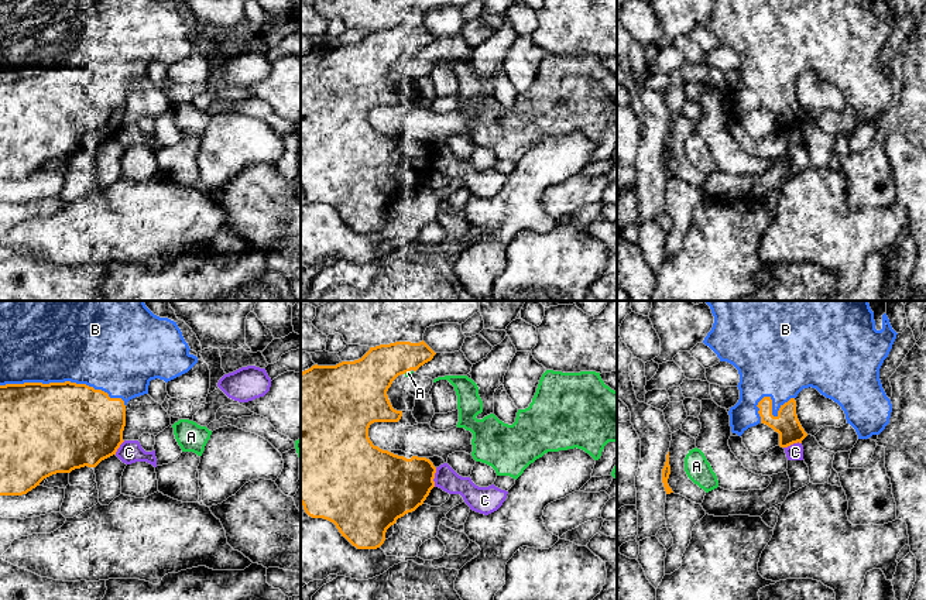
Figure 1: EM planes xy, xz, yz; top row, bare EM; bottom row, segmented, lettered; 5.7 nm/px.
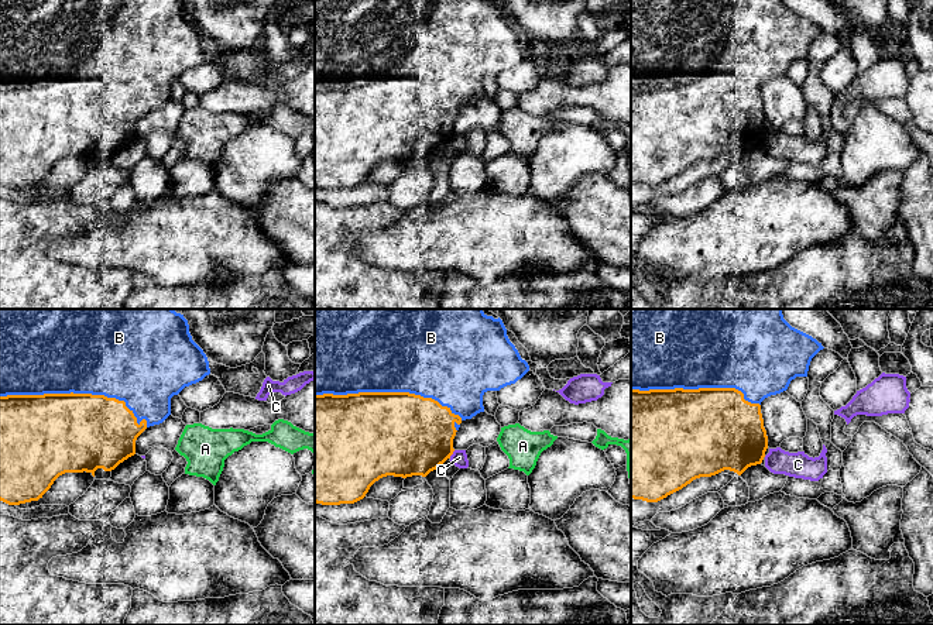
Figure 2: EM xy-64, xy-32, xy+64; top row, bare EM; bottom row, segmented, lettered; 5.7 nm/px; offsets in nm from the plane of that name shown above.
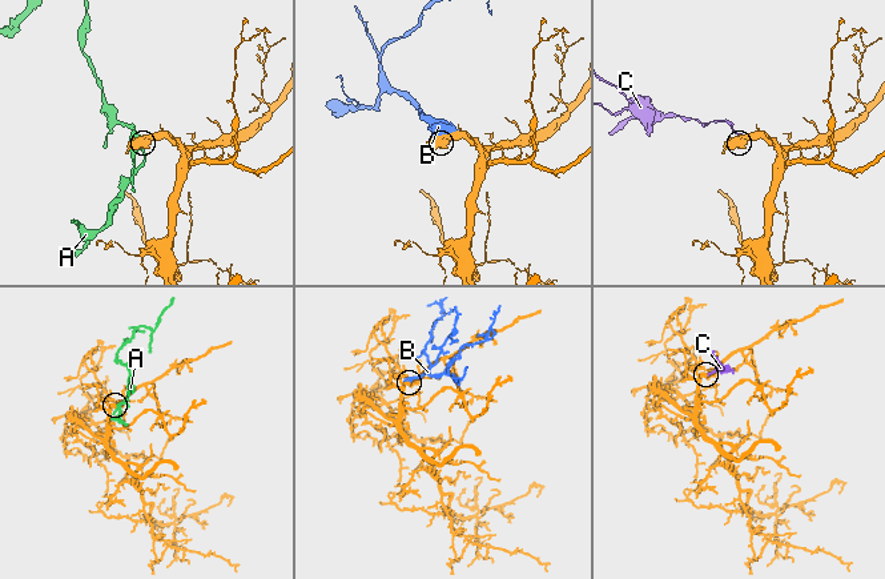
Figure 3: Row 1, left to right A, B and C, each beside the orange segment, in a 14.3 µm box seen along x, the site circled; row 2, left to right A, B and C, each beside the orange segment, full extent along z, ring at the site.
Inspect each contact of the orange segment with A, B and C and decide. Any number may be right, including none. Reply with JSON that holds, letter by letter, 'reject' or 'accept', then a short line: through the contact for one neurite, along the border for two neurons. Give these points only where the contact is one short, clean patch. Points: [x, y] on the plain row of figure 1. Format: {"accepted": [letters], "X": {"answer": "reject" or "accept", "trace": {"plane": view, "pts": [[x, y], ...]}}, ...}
{"accepted": ["B"], "A": {"answer": "reject"}, "B": {"answer": "accept"}, "C": {"answer": "reject", "trace": {"plane": "xz", "pts": [[436, 151], [434, 170]]}}}

